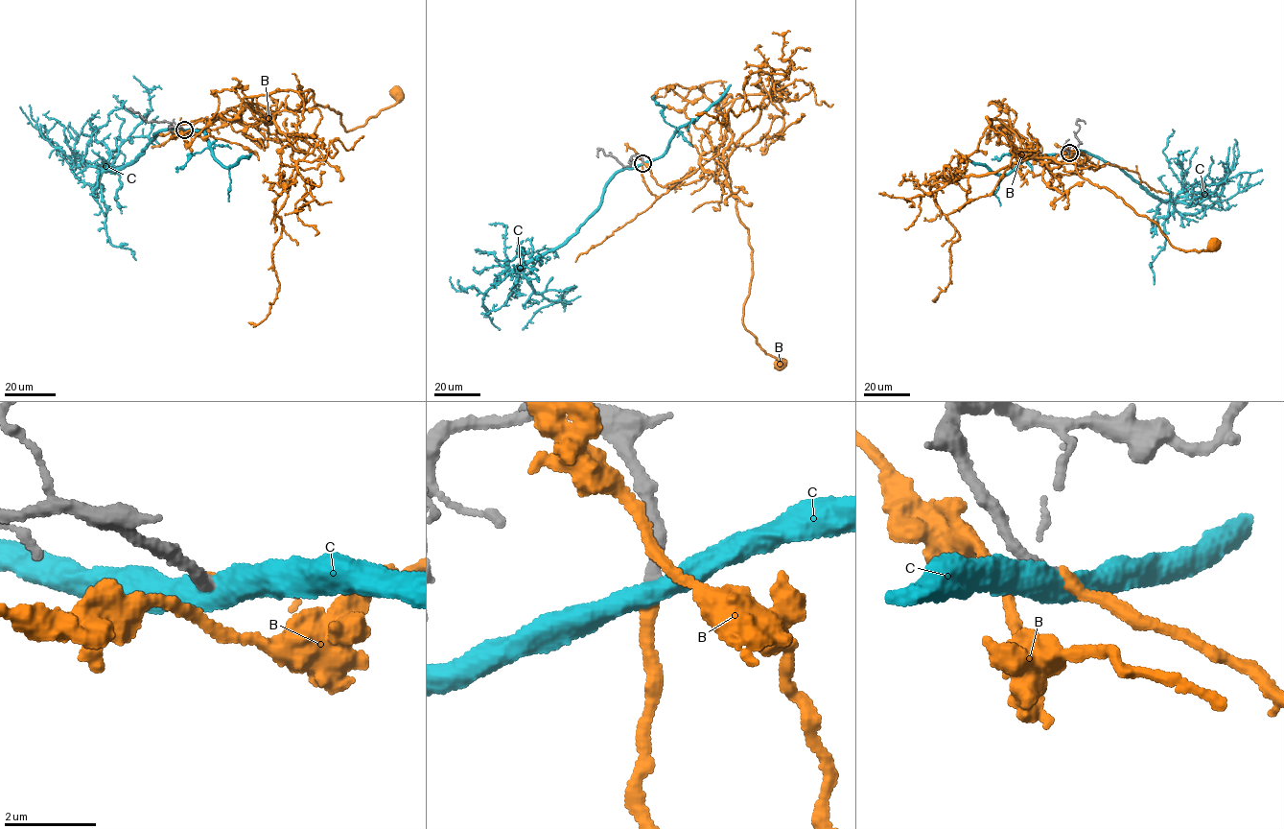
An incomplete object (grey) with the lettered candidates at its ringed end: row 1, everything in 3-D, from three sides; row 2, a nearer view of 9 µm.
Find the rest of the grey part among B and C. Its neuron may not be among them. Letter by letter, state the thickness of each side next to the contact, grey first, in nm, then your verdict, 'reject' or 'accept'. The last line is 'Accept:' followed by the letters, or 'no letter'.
B: 260 nm thick on the grey side, 280 nm on the other; accept
C: 280 nm thick on the grey side, 480 nm on the other; reject
Accept: B

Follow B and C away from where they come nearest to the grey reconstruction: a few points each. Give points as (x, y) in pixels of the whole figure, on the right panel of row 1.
B: (1069, 153), (1096, 165), (1078, 152), (1056, 161), (1074, 163), (1080, 177), (1113, 191), (1175, 248), (1214, 246)
C: (1069, 153), (1115, 165), (1192, 214), (1217, 200), (1236, 164), (1234, 139)

